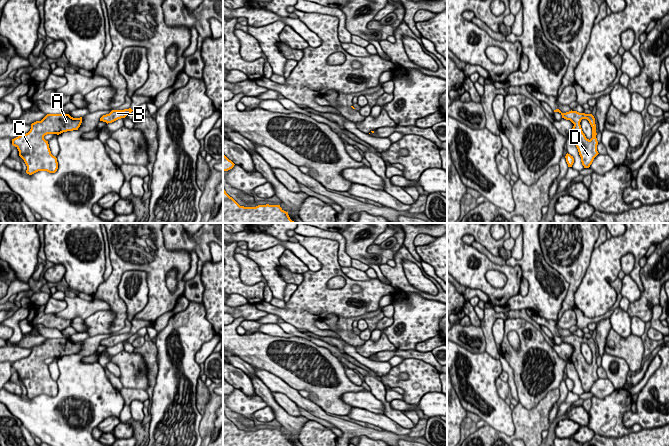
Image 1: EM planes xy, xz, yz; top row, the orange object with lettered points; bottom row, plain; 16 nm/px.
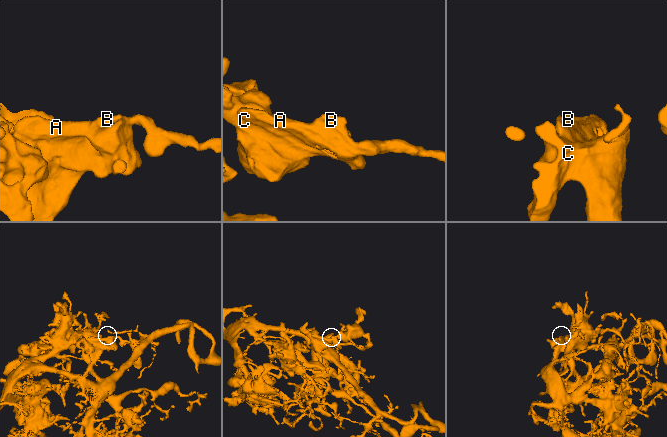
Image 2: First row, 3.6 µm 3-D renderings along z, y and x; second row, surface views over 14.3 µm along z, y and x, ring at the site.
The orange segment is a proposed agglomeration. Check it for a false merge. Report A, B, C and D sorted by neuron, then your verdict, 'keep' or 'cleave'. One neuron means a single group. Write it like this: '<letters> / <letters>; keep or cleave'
A B C D; keep

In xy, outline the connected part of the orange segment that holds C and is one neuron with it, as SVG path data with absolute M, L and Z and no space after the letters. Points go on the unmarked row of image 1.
M47 338L41 345L31 348L28 357L12 363L12 369L19 375L19 380L24 384L27 394L26 397L32 399L38 395L55 397L58 393L57 382L51 378L48 365L44 363L47 358L61 358L67 355L78 354L82 347L82 341L73 342L69 338Z

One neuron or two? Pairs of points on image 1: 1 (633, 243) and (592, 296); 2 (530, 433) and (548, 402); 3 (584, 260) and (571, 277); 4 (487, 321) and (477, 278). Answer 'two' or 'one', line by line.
1: one
2: one
3: one
4: two

